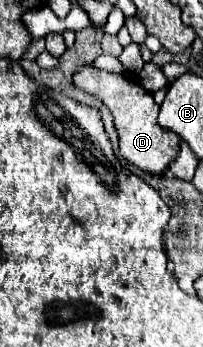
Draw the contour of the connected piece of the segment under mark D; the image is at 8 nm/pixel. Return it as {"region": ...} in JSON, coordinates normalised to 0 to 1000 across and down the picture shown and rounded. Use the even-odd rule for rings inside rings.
{"region":[[[429,184],[389,207],[369,207],[360,242],[498,282],[507,300],[537,305],[567,340],[567,363],[596,392],[596,450],[616,461],[635,461],[645,473],[665,473],[675,484],[734,501],[803,501],[833,484],[833,473],[882,450],[882,432],[892,432],[882,392],[862,392],[852,380],[803,380],[803,369],[783,369],[773,357],[783,305],[764,300],[754,271],[695,248],[675,219],[507,207]]]}

